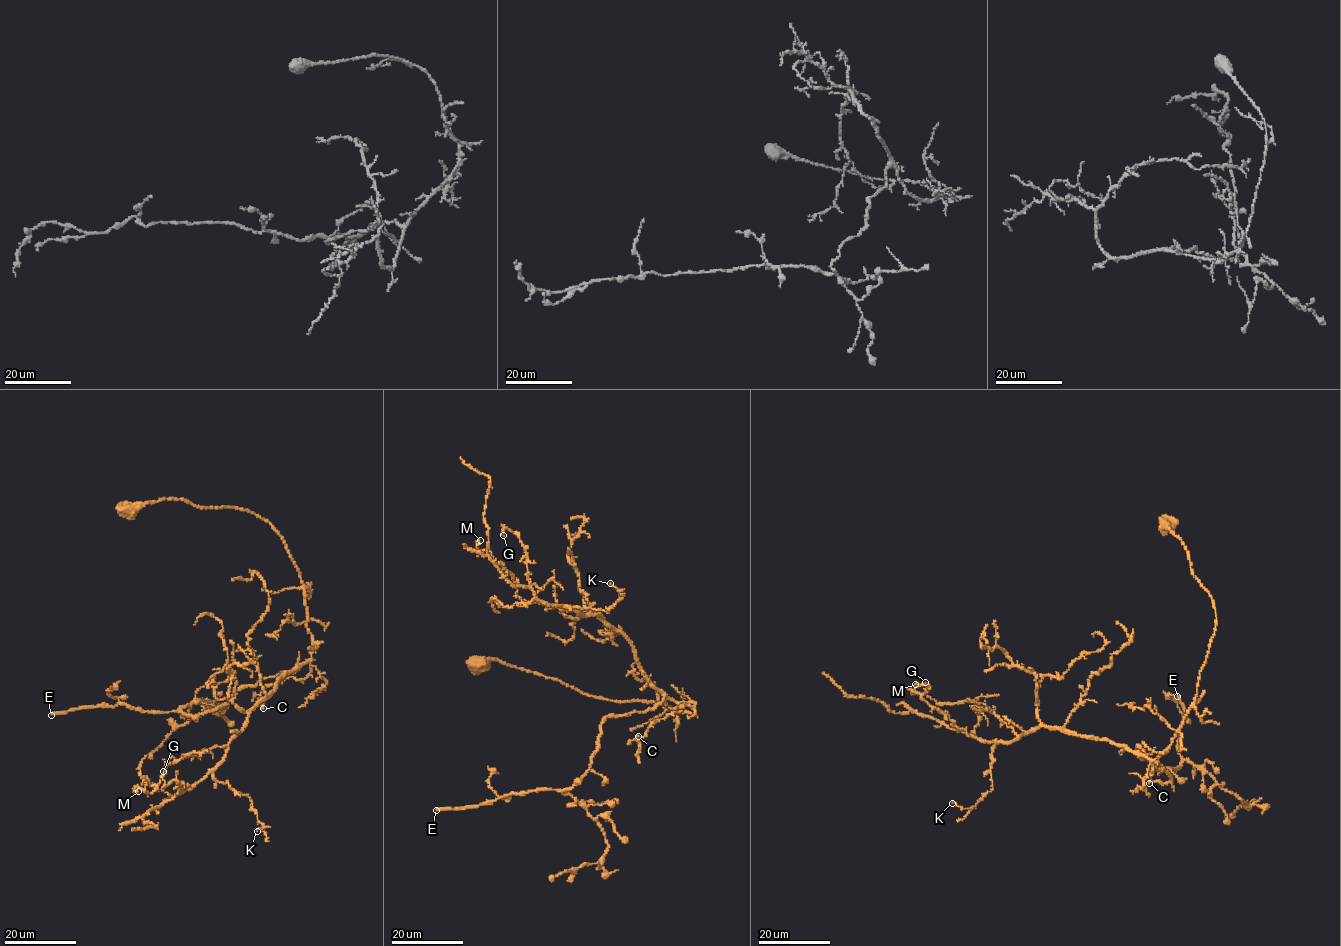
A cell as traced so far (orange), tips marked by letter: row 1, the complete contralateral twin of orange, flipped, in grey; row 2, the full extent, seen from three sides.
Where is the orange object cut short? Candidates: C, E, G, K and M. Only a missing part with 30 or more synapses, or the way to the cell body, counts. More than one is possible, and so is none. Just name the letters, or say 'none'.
E

